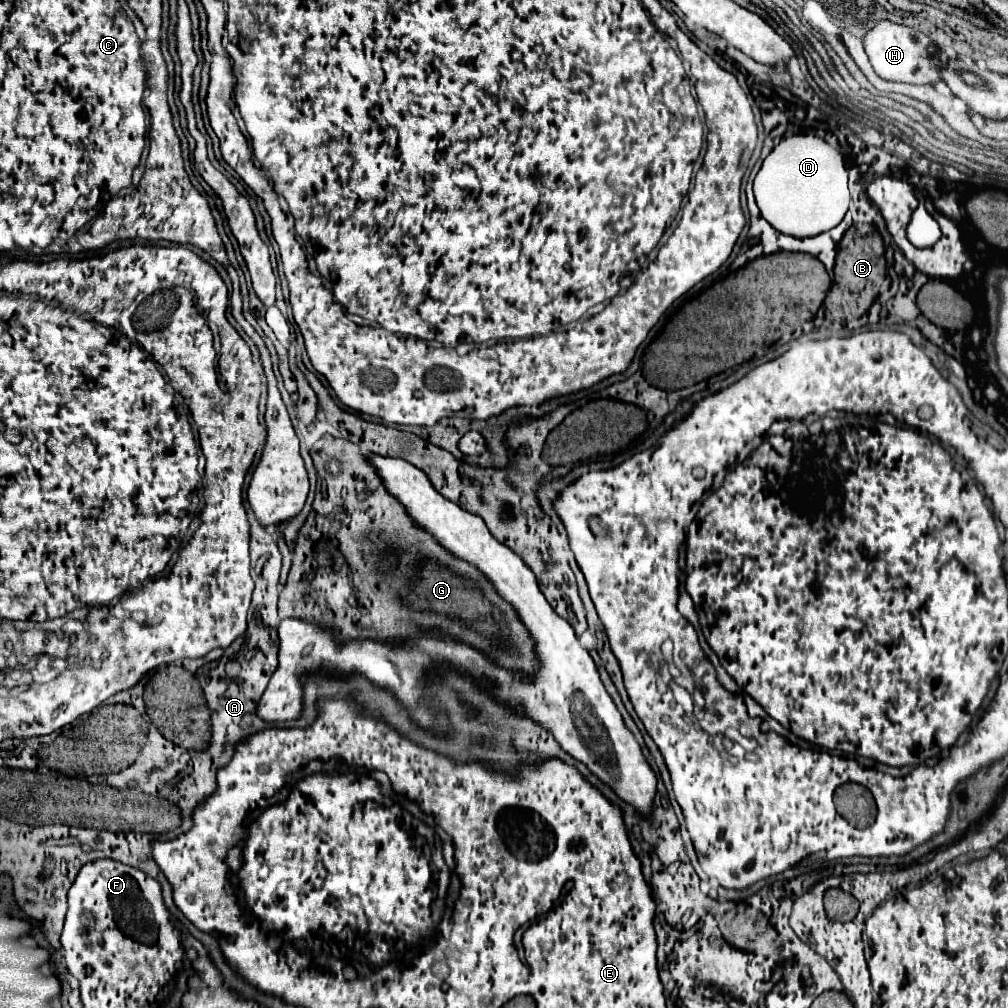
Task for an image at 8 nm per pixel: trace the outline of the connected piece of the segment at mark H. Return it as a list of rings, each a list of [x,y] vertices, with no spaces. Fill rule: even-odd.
[[[881,19],[873,29],[865,33],[863,43],[865,43],[865,53],[869,55],[869,61],[879,77],[889,81],[915,83],[915,85],[927,85],[931,81],[939,81],[937,75],[939,59],[935,53],[935,43],[925,33]]]

